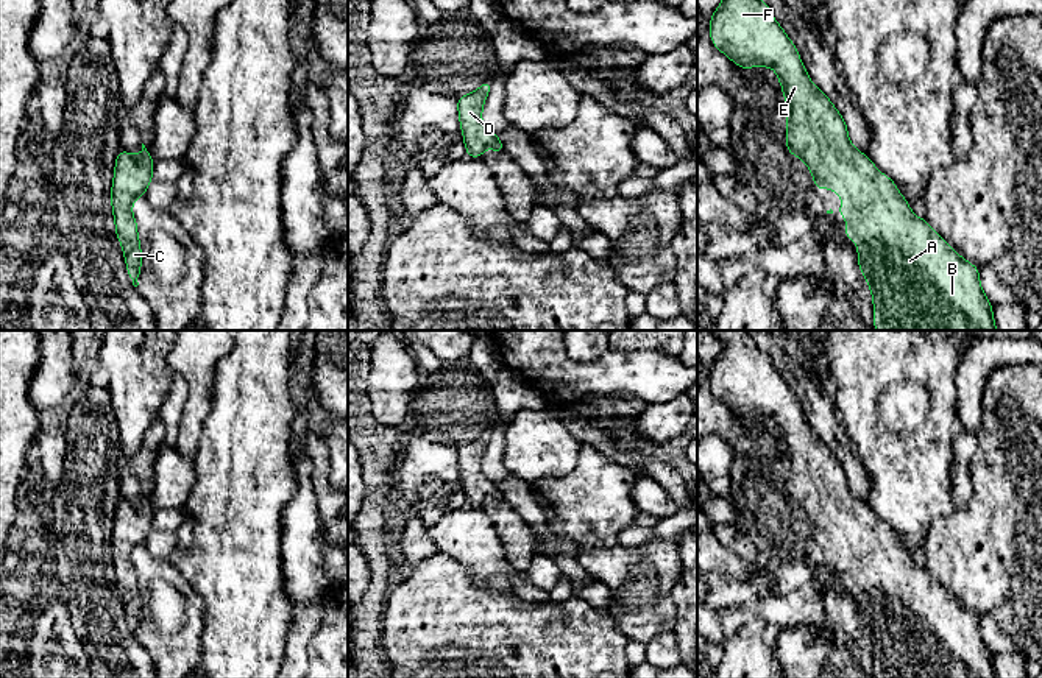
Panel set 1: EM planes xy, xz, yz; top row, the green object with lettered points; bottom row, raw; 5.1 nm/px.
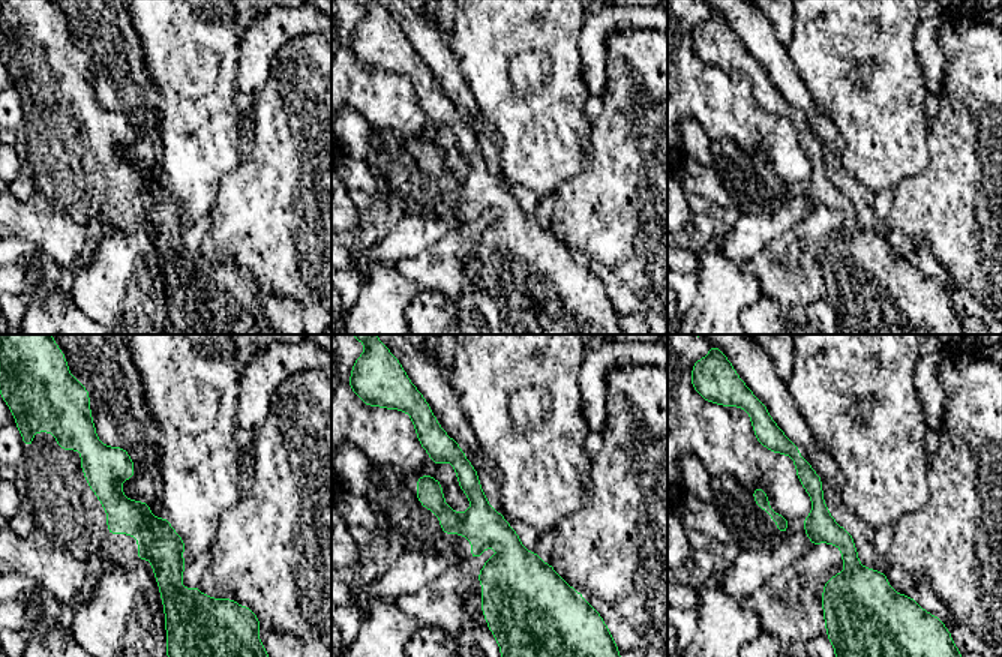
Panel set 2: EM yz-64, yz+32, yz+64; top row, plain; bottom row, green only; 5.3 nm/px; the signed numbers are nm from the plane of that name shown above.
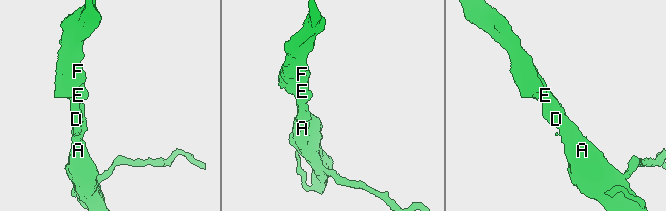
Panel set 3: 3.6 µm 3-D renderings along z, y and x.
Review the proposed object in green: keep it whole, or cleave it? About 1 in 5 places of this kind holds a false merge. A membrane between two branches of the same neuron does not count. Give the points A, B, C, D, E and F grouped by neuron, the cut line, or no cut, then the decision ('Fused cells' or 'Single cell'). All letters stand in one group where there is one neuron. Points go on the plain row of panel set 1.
Groups: A B C D E F. No split. Single cell

